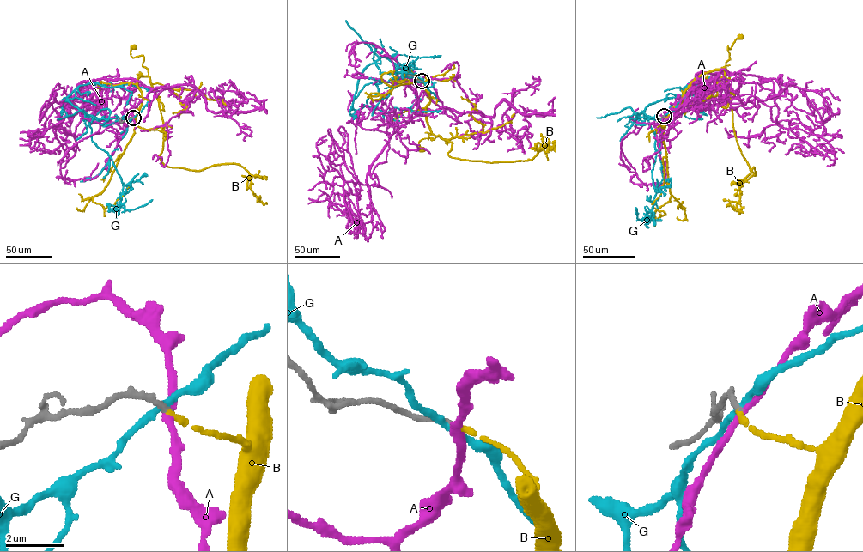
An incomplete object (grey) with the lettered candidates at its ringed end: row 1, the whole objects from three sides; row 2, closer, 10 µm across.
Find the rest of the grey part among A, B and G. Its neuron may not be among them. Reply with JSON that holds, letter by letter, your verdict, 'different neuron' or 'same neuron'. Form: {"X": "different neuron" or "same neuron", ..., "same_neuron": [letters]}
{"A": "different neuron", "B": "same neuron", "G": "different neuron", "same_neuron": ["B"]}

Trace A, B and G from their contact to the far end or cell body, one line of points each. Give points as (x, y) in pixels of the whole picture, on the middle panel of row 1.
A: (422, 81), (440, 107), (392, 134), (366, 185), (344, 183), (349, 213), (335, 209), (325, 193), (308, 203)
B: (422, 81), (430, 97), (426, 119), (436, 136), (419, 141), (422, 148)
G: (422, 81), (411, 69), (380, 57), (360, 75), (352, 108), (368, 106), (387, 112), (395, 107), (440, 112)

